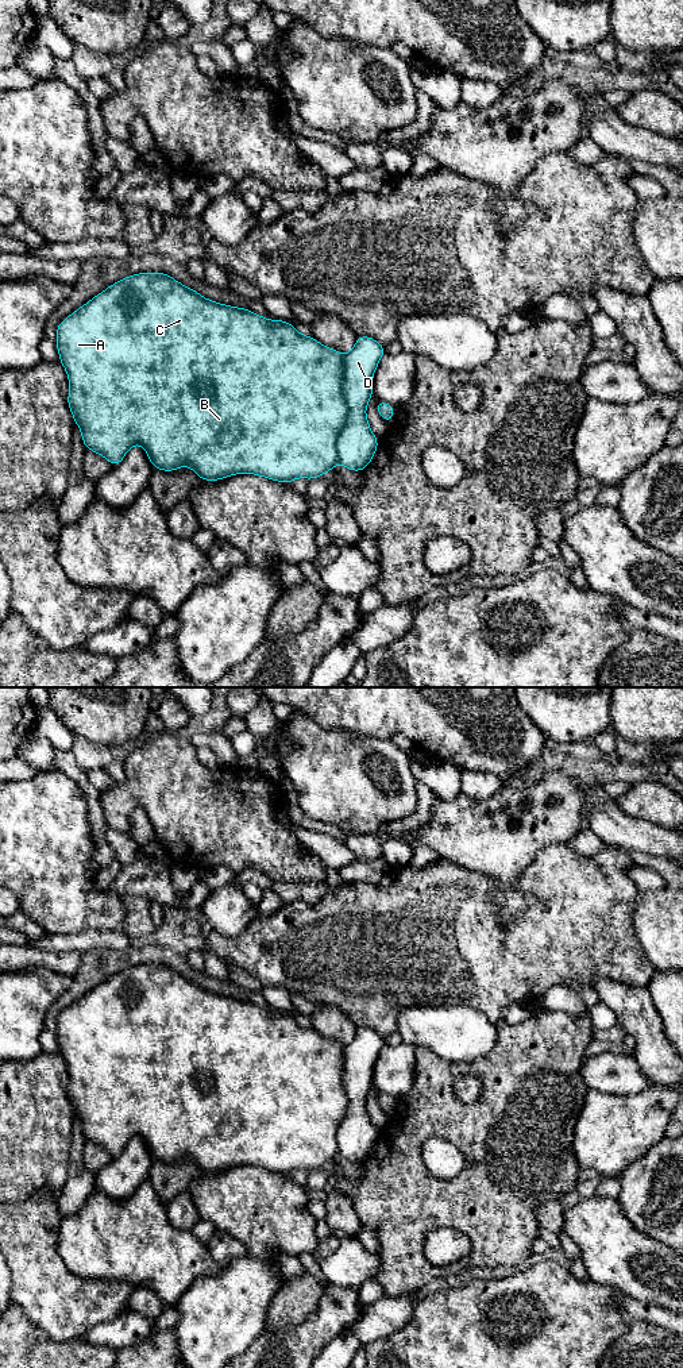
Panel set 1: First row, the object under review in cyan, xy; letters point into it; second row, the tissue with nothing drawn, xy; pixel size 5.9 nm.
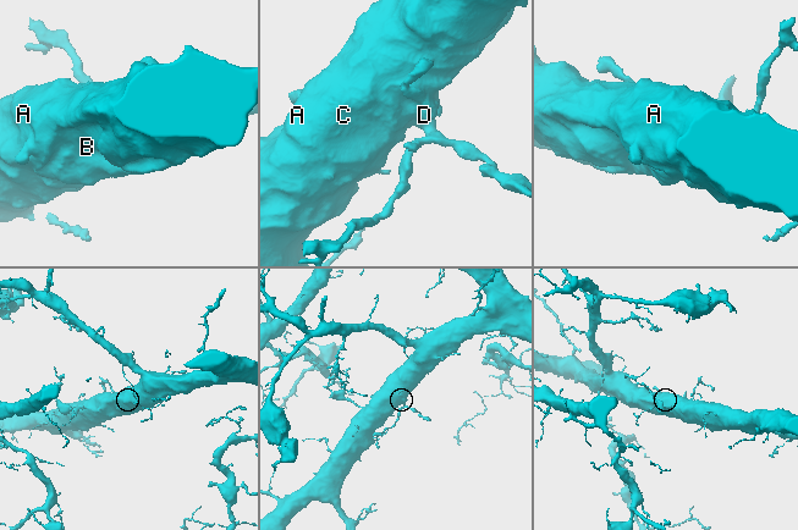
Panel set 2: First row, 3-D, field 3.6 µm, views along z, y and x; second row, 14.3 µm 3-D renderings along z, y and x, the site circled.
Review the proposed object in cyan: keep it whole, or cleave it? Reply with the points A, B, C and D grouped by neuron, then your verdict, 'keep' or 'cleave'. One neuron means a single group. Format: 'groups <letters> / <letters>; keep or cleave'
groups A B C / D; cleave

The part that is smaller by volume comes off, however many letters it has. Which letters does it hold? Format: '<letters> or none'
D

